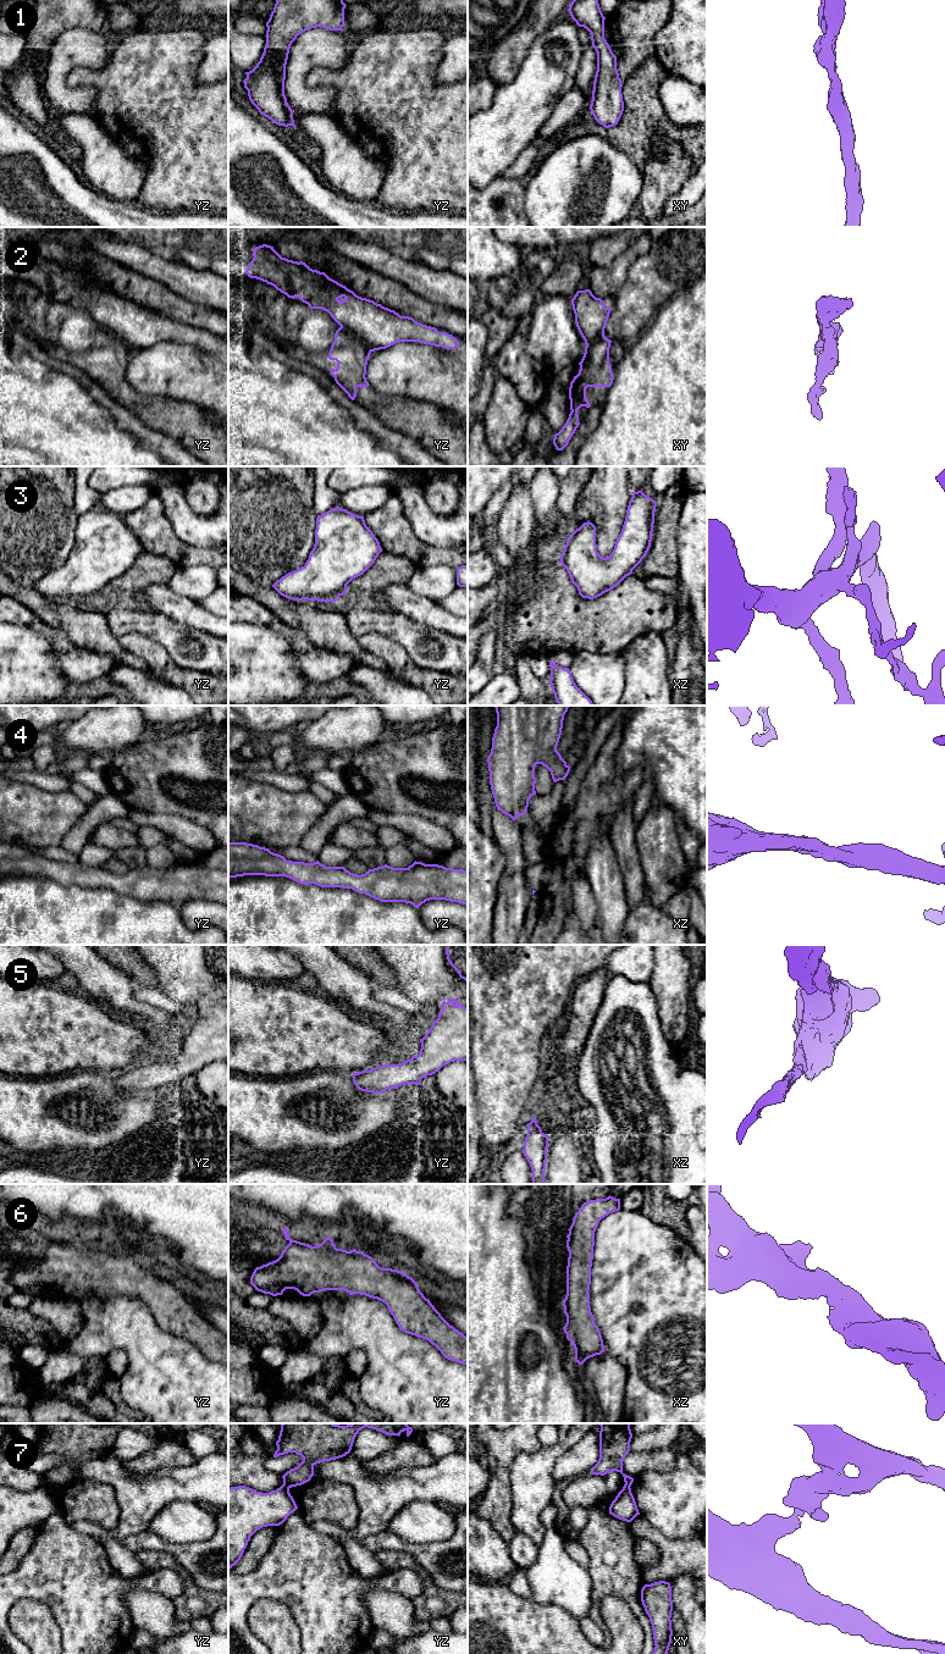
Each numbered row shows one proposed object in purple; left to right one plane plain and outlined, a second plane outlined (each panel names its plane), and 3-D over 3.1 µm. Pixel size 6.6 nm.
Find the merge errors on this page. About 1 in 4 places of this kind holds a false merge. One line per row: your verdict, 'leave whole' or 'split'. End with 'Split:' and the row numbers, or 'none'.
1: leave whole
2: split
3: leave whole
4: leave whole
5: leave whole
6: leave whole
7: split
Split: 2, 7

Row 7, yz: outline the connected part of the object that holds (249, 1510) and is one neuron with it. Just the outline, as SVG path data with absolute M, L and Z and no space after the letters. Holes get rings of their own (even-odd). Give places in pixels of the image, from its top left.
M284 1484L270 1493L245 1486L228 1488L228 1570L241 1560L258 1529L282 1525L297 1509Z

